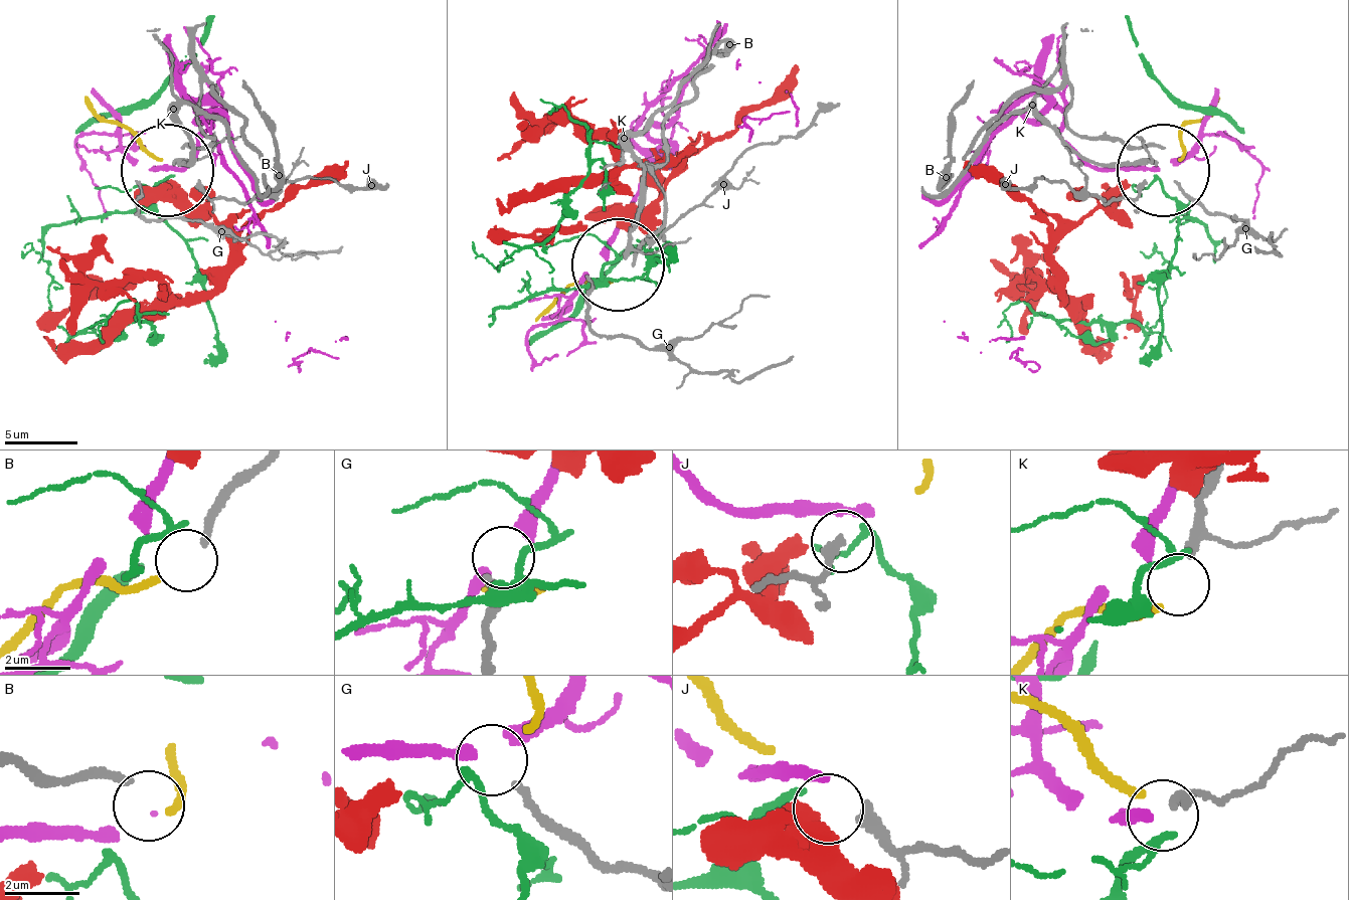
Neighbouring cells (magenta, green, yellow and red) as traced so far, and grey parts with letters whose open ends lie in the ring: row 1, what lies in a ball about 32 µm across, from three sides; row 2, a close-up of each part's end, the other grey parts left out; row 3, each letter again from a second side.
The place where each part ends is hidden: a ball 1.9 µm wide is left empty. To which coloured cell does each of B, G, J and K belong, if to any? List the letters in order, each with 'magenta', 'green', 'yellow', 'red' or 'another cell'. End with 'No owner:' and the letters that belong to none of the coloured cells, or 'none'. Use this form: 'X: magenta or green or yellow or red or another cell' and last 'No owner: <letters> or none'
B: yellow
G: magenta
J: green
K: another cell
No owner: K

